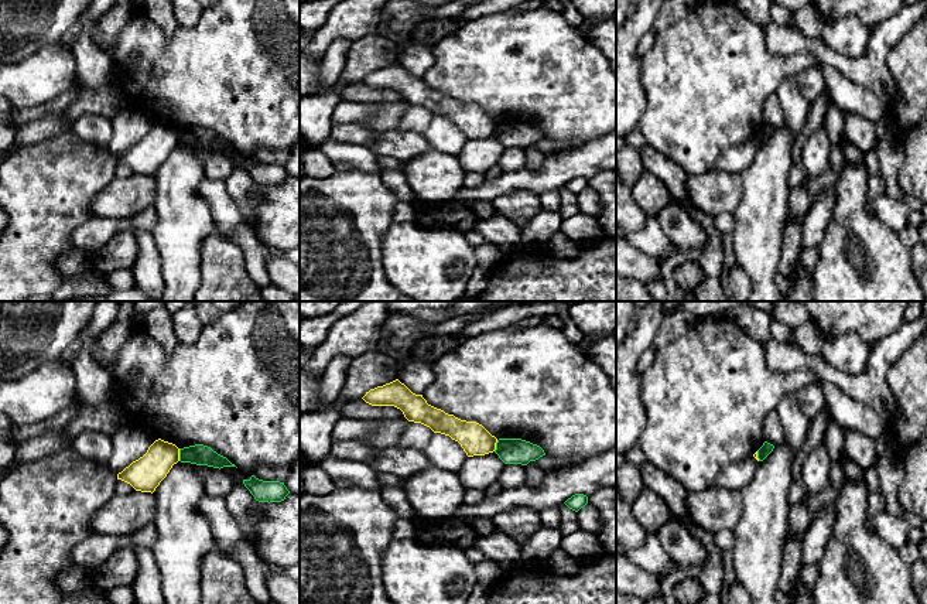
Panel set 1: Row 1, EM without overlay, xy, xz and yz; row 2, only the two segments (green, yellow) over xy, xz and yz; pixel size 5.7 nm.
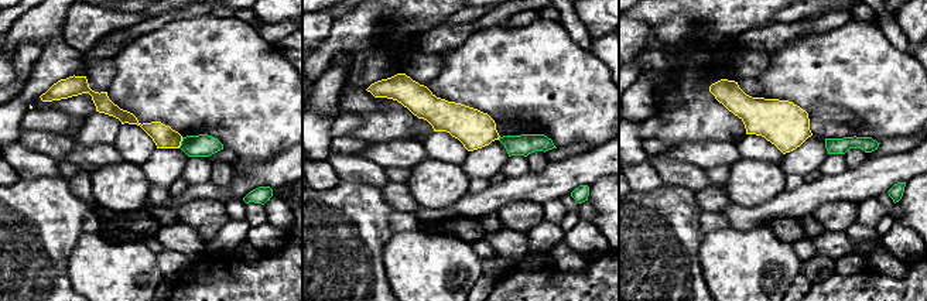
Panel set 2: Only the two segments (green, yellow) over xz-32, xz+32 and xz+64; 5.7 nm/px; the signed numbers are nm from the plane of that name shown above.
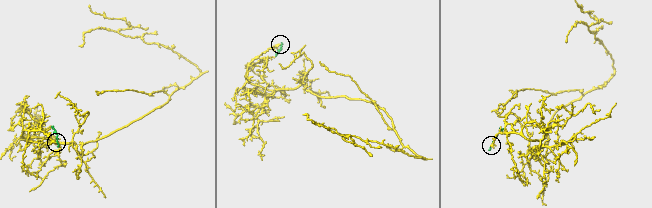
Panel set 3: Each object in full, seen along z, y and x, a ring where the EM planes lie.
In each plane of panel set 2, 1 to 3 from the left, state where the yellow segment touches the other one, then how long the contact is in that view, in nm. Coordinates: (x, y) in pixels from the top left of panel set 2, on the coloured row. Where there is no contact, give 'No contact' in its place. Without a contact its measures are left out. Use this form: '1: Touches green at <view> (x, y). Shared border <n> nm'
1: Touches green at xz-32 (181, 143). Shared border 70 nm
2: No contact
3: No contact

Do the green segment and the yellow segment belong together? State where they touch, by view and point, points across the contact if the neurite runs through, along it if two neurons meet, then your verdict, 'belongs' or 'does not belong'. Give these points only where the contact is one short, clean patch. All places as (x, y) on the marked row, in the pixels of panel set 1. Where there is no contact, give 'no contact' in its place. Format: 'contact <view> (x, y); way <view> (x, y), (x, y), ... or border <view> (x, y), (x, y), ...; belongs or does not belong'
contact xy (180, 454); border xy (178, 449), (180, 460); does not belong

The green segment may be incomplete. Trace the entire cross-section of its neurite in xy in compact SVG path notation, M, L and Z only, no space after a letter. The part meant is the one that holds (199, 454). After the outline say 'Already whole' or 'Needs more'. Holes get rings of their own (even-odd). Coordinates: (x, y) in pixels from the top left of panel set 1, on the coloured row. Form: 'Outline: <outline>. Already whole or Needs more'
Outline: M203 444L179 448L179 461L196 465L208 465L219 470L223 467L236 467L226 457L218 454L211 447Z. Already whole

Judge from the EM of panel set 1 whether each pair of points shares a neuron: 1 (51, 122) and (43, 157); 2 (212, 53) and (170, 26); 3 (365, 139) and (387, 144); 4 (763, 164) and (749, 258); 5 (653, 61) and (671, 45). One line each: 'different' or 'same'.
1: different
2: different
3: different
4: same
5: same

